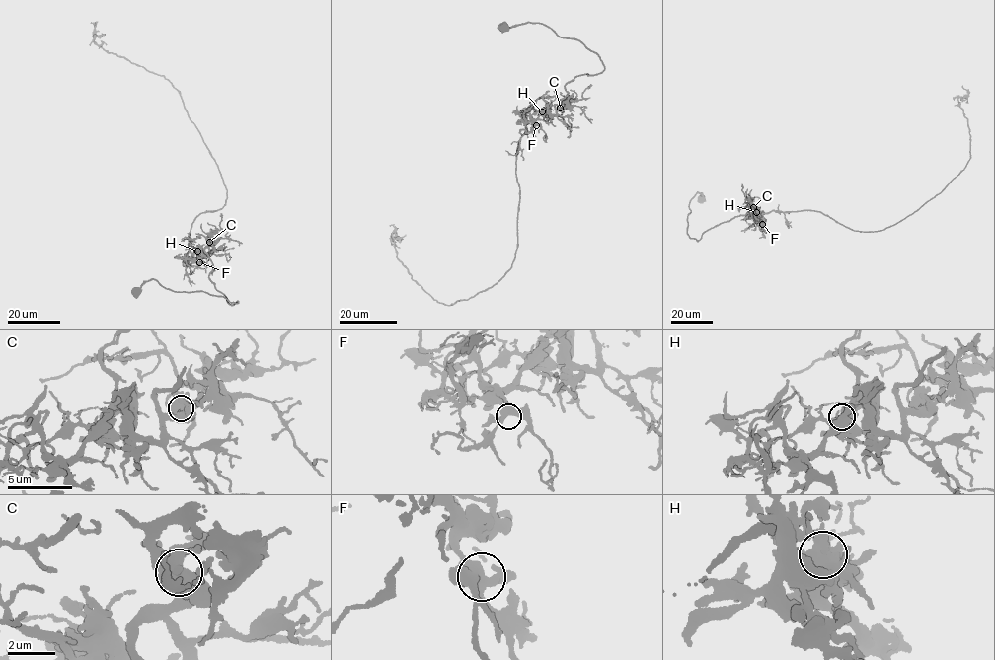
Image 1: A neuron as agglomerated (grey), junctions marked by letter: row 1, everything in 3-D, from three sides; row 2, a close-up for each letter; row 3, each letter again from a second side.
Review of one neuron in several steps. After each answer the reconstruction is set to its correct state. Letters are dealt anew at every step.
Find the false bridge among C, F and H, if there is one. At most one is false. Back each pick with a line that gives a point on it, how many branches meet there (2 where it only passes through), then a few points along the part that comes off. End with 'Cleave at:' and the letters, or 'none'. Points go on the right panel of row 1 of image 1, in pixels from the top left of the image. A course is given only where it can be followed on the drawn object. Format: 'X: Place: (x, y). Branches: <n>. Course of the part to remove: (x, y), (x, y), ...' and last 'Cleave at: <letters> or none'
H: Place: (756, 212). Branches: 6. Course of the part to remove: (756, 212), (763, 219), (772, 210), (811, 210), (863, 232), (901, 221), (970, 158), (962, 85)
Cleave at: H

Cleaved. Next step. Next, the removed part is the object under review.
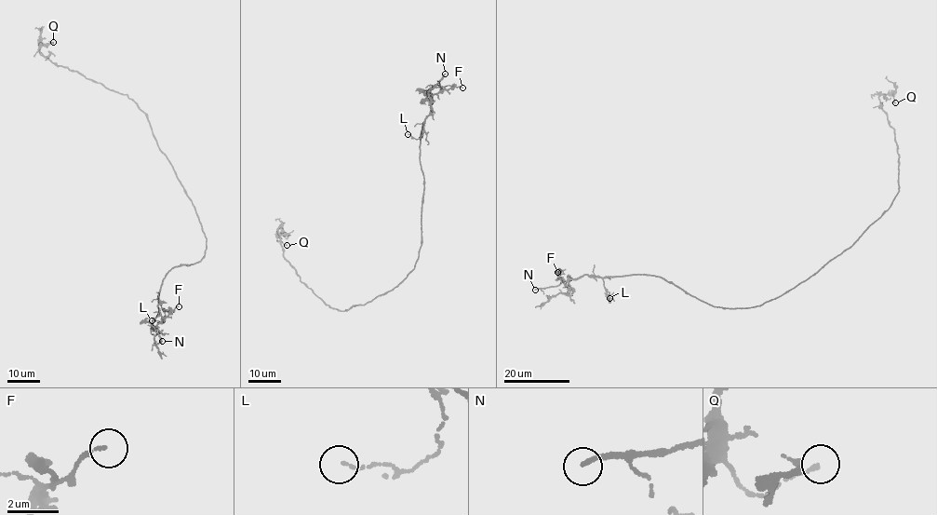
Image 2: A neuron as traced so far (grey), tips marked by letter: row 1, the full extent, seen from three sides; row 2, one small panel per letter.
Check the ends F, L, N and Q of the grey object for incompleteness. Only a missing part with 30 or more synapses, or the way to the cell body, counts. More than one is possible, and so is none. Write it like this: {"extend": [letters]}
{"extend": ["N"]}

